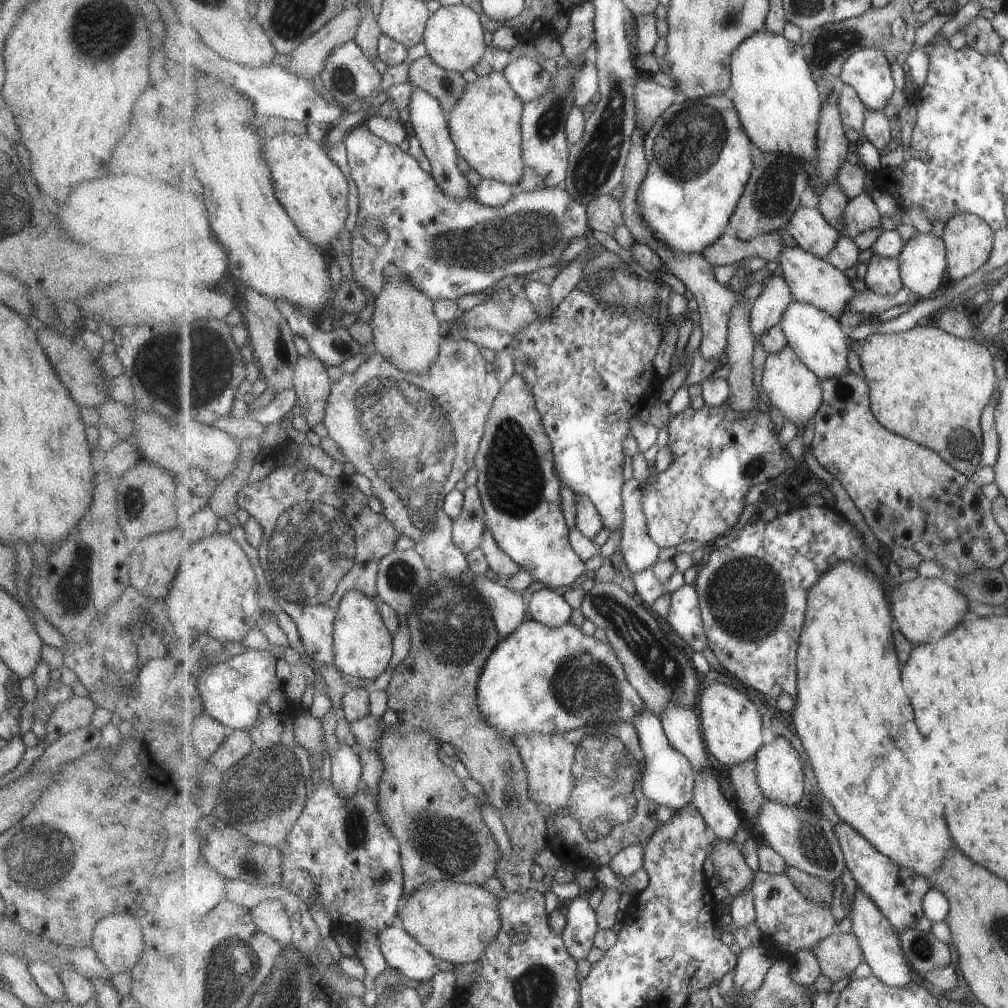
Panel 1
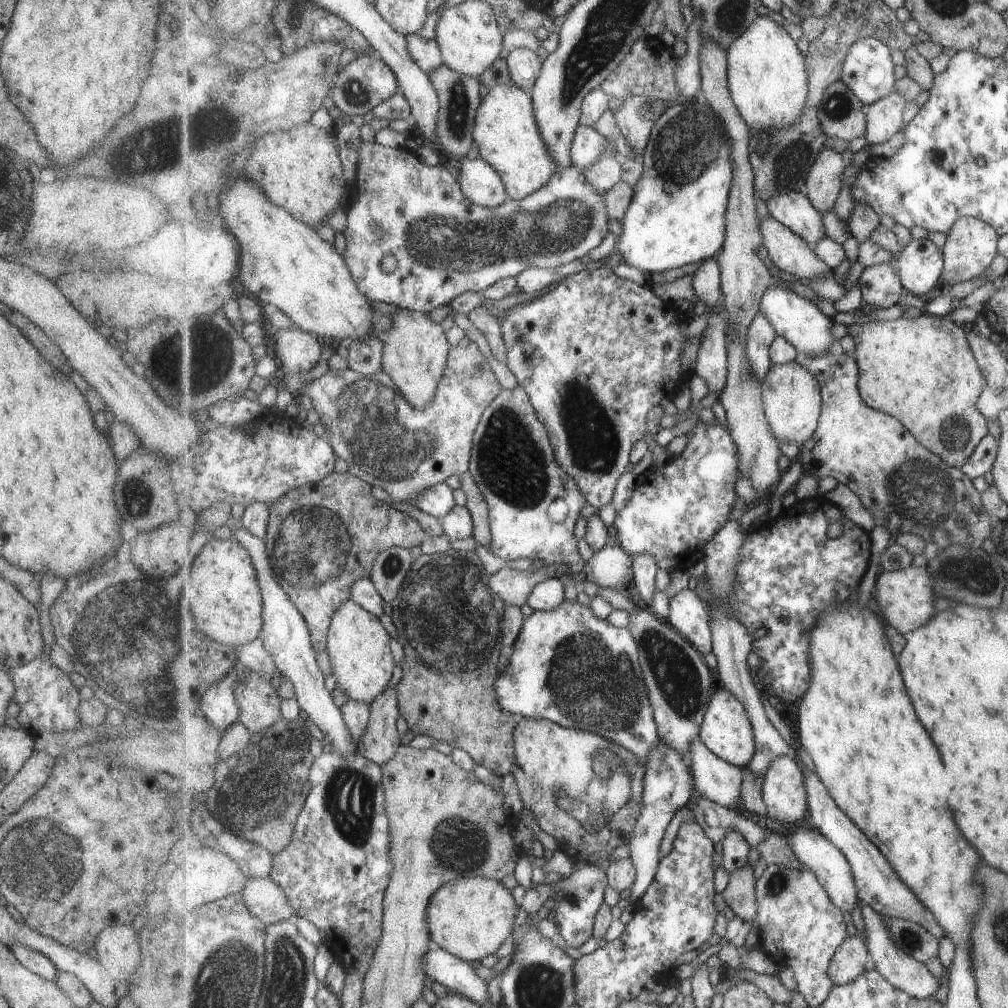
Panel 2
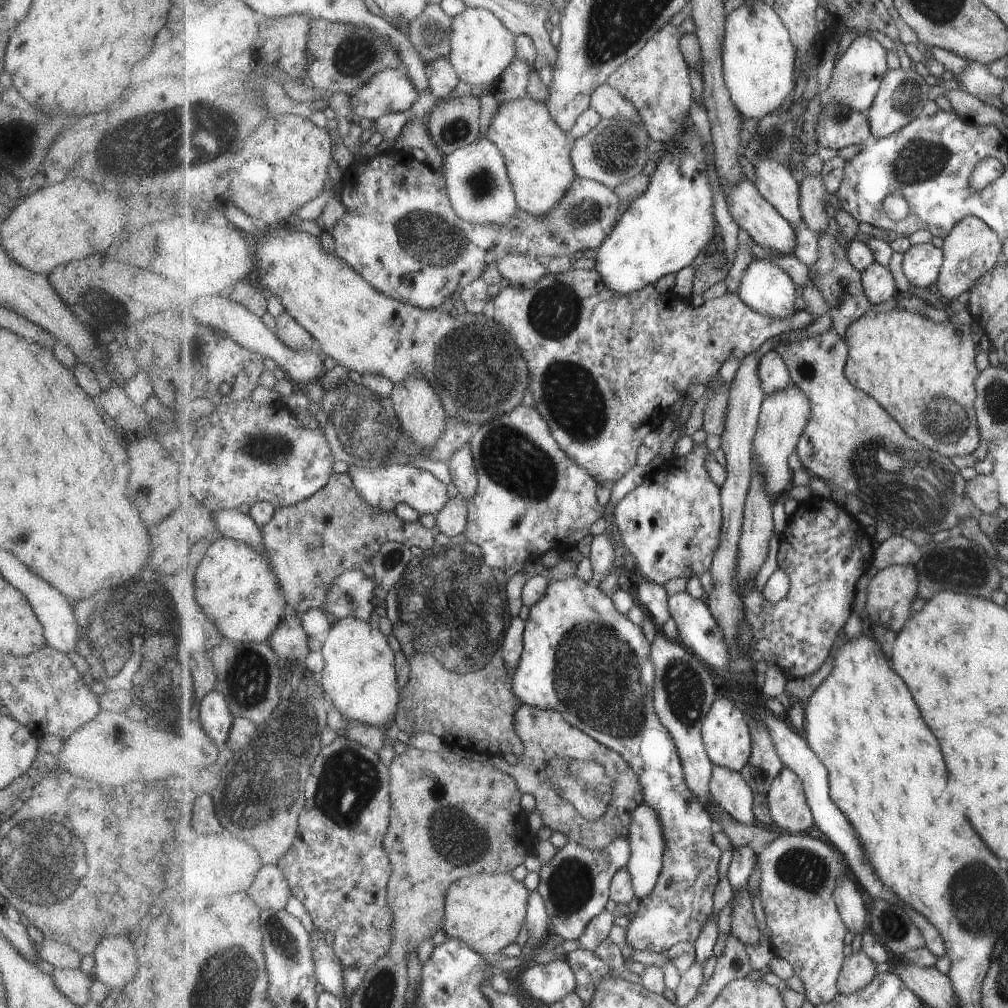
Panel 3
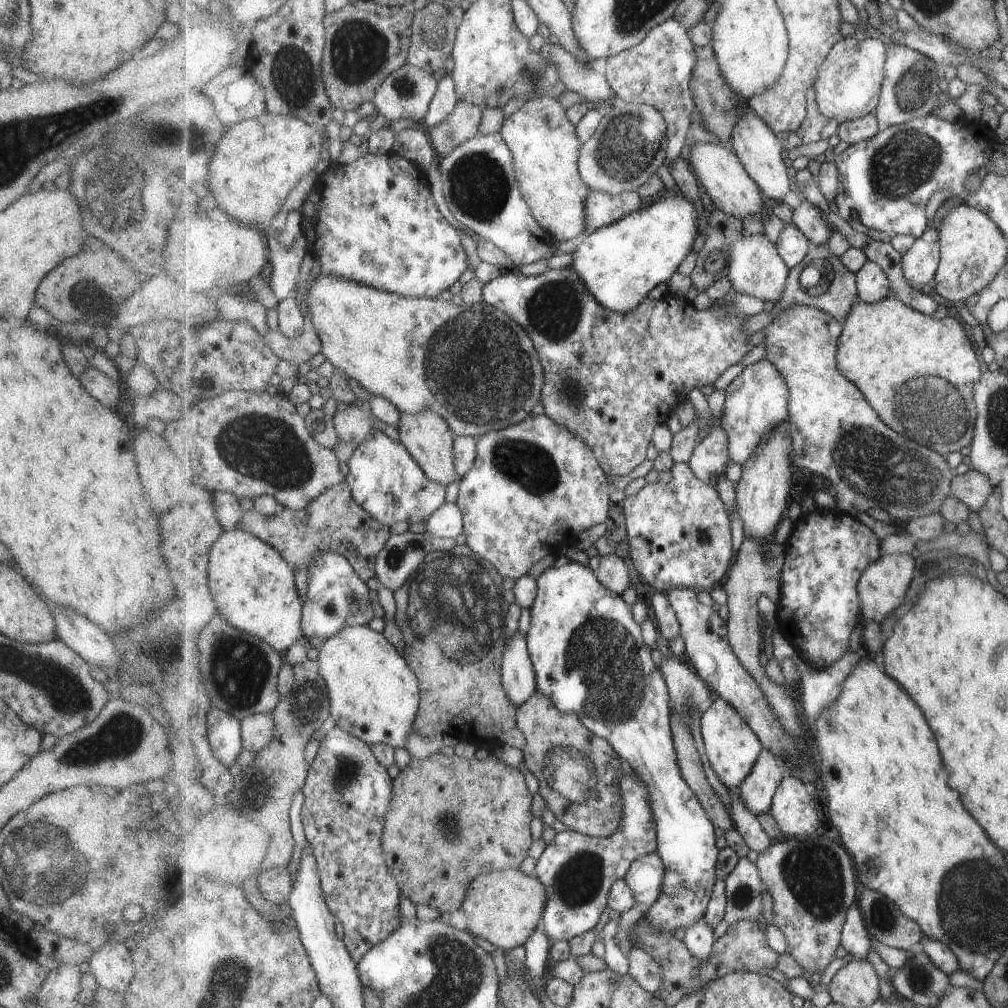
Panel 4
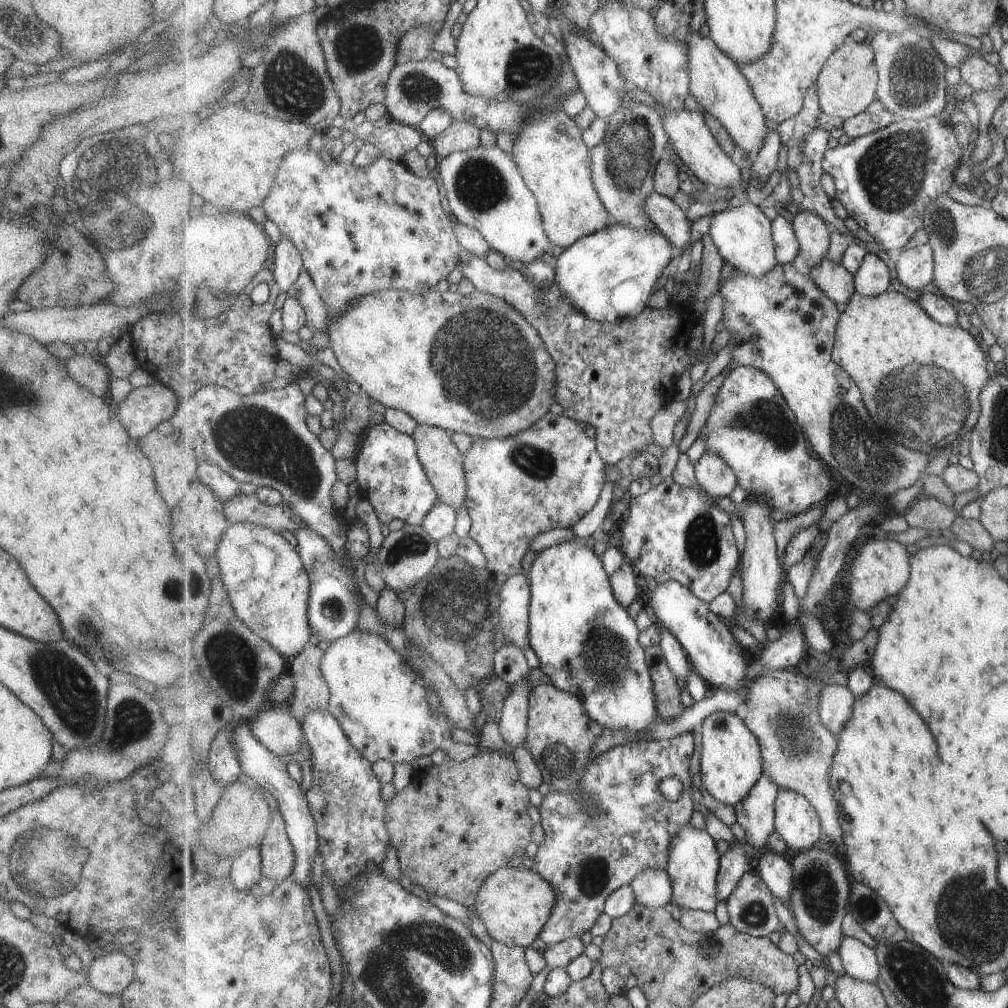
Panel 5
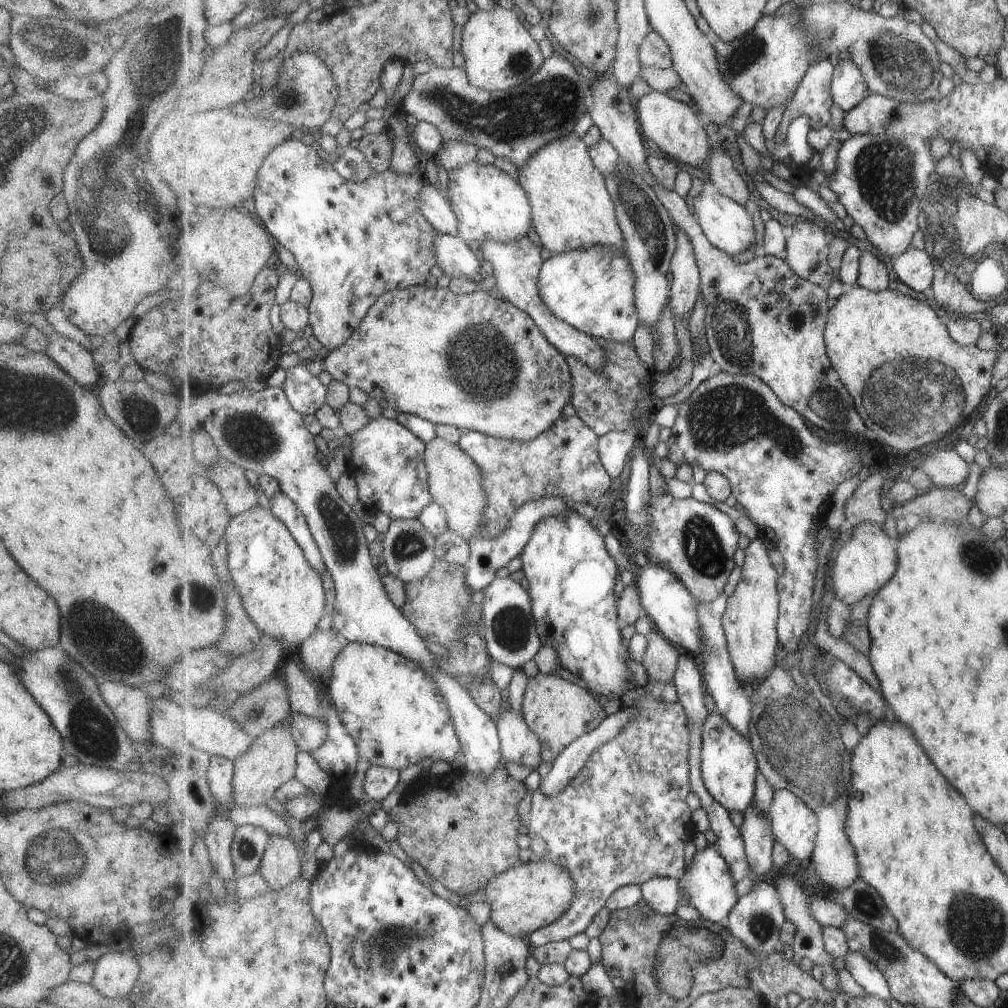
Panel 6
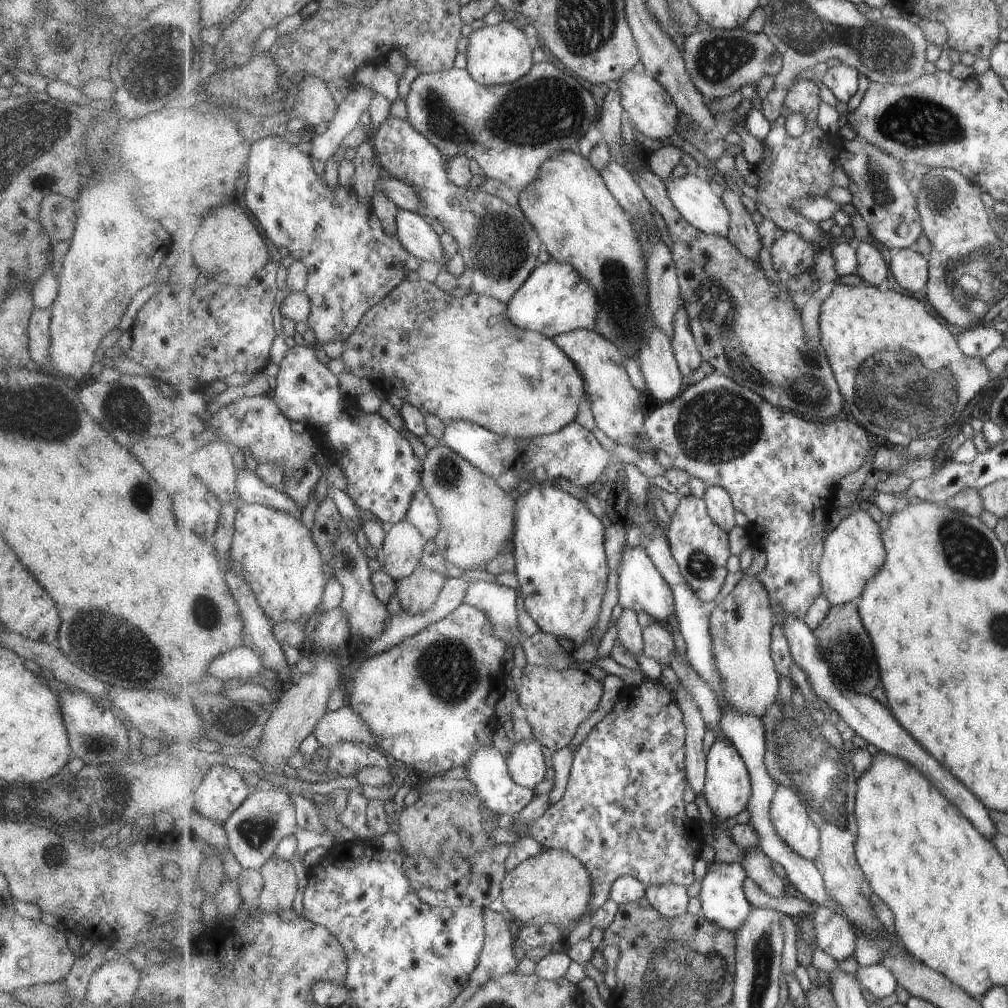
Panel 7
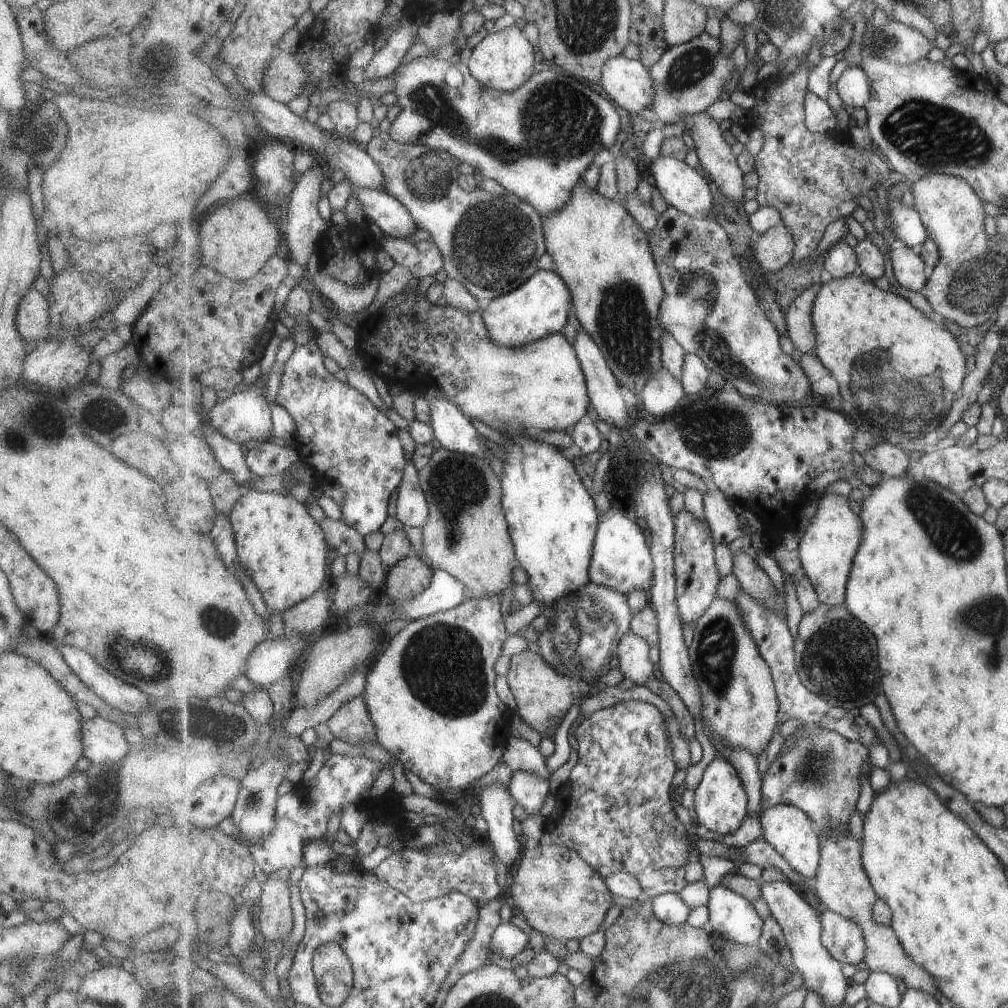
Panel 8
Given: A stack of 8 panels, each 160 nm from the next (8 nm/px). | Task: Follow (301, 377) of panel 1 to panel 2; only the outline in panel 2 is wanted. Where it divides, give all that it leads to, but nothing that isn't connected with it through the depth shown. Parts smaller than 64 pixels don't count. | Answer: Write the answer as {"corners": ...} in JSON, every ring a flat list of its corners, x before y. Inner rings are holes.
{"corners":[[295,325,285,330,277,329,272,339,285,376,307,373,321,360,323,342]]}

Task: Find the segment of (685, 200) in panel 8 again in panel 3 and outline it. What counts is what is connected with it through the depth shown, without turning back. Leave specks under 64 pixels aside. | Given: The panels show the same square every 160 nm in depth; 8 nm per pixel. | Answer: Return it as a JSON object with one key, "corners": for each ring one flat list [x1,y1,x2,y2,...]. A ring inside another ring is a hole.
{"corners":[[757,258,743,277,739,296,759,314,787,319,798,311,795,308,799,295,797,288,783,268,771,264,769,260]]}

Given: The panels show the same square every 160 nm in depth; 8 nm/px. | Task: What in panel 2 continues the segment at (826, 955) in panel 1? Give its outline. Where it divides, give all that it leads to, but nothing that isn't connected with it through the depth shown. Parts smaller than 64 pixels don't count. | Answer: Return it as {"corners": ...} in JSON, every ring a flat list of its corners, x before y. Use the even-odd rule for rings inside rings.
{"corners":[[859,934,847,936,843,946,837,950,837,956,829,968,831,980,835,985,851,984,867,970,867,962,872,960,869,944]]}

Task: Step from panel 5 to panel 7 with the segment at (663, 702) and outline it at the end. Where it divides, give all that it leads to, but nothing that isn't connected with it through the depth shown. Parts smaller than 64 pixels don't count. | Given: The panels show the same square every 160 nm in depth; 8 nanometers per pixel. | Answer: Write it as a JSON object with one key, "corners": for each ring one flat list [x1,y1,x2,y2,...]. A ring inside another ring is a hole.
{"corners":[[655,620,651,625,644,628,644,654,651,658,660,660,663,667,672,663,668,657,677,652,675,638,669,626,661,621]]}

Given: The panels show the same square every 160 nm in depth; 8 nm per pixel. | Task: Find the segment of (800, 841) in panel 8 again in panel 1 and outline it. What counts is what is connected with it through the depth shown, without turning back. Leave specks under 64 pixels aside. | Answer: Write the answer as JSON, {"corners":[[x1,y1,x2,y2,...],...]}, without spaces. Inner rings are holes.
{"corners":[[776,736,772,742,760,749,755,759,759,785,766,799,783,806,798,806,803,797,805,798,806,776,801,754,793,748,793,744,783,736]]}

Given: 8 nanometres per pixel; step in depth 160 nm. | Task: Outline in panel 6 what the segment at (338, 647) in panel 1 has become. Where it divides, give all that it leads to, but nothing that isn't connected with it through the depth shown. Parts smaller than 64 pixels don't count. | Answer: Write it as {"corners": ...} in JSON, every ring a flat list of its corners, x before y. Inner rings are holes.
{"corners":[[346,642,335,659,331,680,328,683,329,702,337,709,341,722,360,748,359,764,347,787,347,795,355,802,364,803,366,794,364,781,366,772,373,766,384,766,403,770,429,758,434,764,443,764,447,769,459,752,463,752,460,736,436,682,417,663,401,653,371,643]]}

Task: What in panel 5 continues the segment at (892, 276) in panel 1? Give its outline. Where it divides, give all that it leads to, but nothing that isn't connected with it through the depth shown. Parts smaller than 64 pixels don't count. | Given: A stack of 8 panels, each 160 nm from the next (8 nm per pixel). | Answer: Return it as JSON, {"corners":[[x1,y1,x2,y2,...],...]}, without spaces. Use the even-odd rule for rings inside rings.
{"corners":[[869,253,856,278,856,292,866,297,876,297,888,291,891,286,891,272,889,266,873,253]]}

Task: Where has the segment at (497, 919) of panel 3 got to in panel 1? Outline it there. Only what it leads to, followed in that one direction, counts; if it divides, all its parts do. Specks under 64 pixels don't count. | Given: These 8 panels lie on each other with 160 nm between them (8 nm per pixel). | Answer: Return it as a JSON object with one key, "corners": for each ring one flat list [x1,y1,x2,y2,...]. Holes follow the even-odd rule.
{"corners":[[433,881,404,899,398,923,441,961,453,965,473,963,481,960,489,944,497,940,503,926,499,904,497,894,488,892,481,884]]}

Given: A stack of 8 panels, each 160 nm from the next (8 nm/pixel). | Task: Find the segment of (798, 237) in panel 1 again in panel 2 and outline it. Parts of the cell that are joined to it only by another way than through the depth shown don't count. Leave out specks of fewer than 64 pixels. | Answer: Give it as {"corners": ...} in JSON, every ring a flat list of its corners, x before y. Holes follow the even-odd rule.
{"corners":[[795,190,787,194,775,194,767,206,774,218,799,234,811,248,827,237,824,216,803,192]]}

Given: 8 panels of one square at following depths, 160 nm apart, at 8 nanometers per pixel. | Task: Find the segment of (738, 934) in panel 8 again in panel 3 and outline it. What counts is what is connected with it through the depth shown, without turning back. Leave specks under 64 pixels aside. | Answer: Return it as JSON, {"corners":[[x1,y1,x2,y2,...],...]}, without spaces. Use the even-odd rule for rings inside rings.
{"corners":[[576,576,573,578,565,578,562,580,552,580,548,586,547,594,534,607,530,608,529,617,526,620,526,627,523,633,524,649,521,655,518,667,513,674,513,688,515,694,522,700,523,704,531,705,532,707,539,707,548,711,561,712,563,716,575,727,580,728,583,732,590,734,595,740,601,744,616,750,621,753,633,767,633,770,640,776,641,784,644,788,644,798,657,812,663,825,666,851,664,854,664,867,659,877,656,887,652,890,650,895,644,896,639,903,638,911,627,927,626,944,635,950,647,950,647,952,661,952,665,954,666,950,673,948,679,942,685,940,695,944,696,940,700,938,700,934,706,928,708,921,712,918,716,908,714,907,714,896,716,888,720,884,719,878,719,860,721,860,721,848,715,844,713,840,713,832,716,825,712,820,712,816,707,812,699,797,689,788,685,780,684,768,680,757,678,746,675,739,667,727,661,722,660,716,656,711,656,669,651,658,652,644,645,636,642,628,633,624,625,614,621,614,613,600,610,598,610,592,599,590,595,584,590,582,583,582]]}

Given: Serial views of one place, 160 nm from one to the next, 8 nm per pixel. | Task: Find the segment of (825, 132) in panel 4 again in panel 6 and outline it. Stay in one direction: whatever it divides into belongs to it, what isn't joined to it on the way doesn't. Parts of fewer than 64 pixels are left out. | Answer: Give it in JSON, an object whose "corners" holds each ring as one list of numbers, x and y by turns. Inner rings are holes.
{"corners":[[829,58,817,60,812,64,796,90,796,95,784,110,784,117,776,134,777,143,786,141,792,122,803,115,811,118,813,129,829,126,834,104,831,90,834,65,835,61]]}

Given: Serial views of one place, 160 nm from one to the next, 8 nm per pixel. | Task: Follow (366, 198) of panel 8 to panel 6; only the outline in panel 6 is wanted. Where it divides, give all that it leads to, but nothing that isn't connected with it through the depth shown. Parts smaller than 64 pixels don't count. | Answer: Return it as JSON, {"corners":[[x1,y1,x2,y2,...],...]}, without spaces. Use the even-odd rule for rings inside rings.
{"corners":[[438,232,434,245,438,256,437,265,447,276,467,277,480,284,484,278,482,258,470,245,459,236]]}

